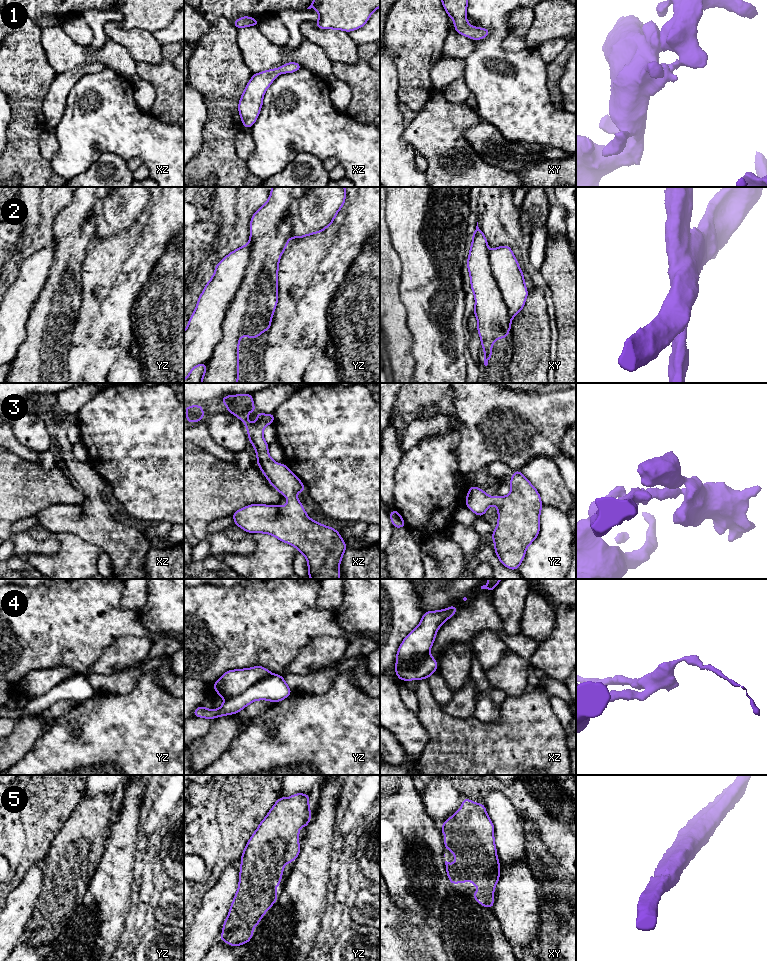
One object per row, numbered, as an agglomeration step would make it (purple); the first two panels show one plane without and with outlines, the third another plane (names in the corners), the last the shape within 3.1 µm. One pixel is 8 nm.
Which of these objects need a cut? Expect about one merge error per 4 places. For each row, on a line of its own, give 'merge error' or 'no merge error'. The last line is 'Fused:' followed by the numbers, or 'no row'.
1: no merge error
2: merge error
3: no merge error
4: merge error
5: no merge error
Fused: 2, 4

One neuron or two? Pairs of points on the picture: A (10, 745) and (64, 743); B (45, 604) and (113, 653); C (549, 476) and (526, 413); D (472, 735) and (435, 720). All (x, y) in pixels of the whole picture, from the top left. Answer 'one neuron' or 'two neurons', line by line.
A: two neurons
B: two neurons
C: two neurons
D: one neuron

